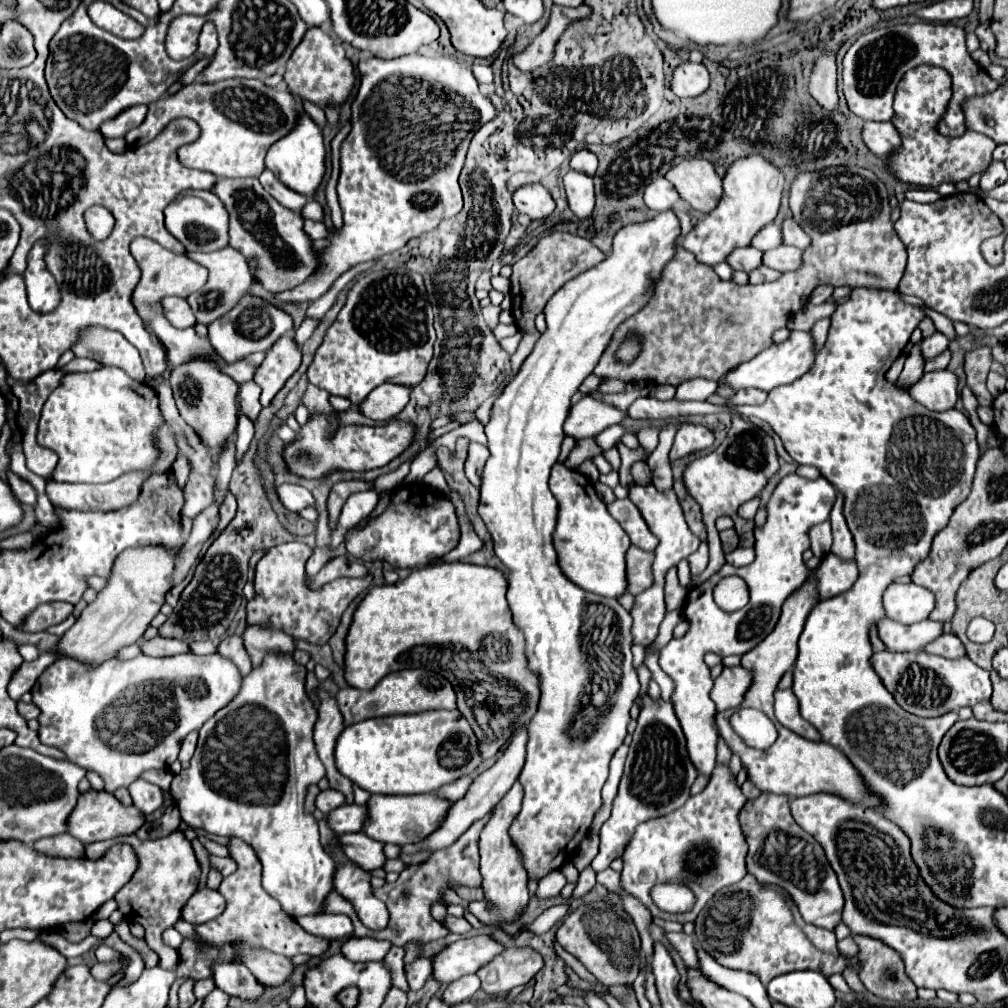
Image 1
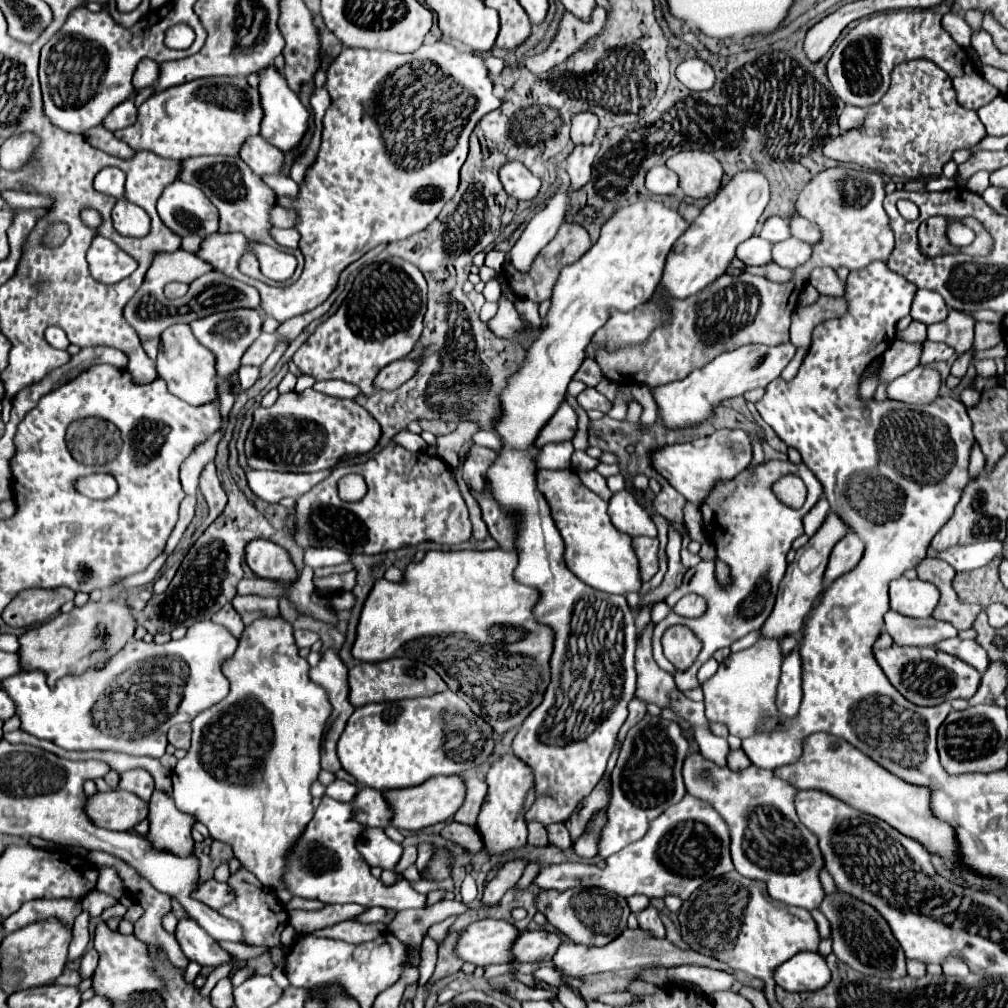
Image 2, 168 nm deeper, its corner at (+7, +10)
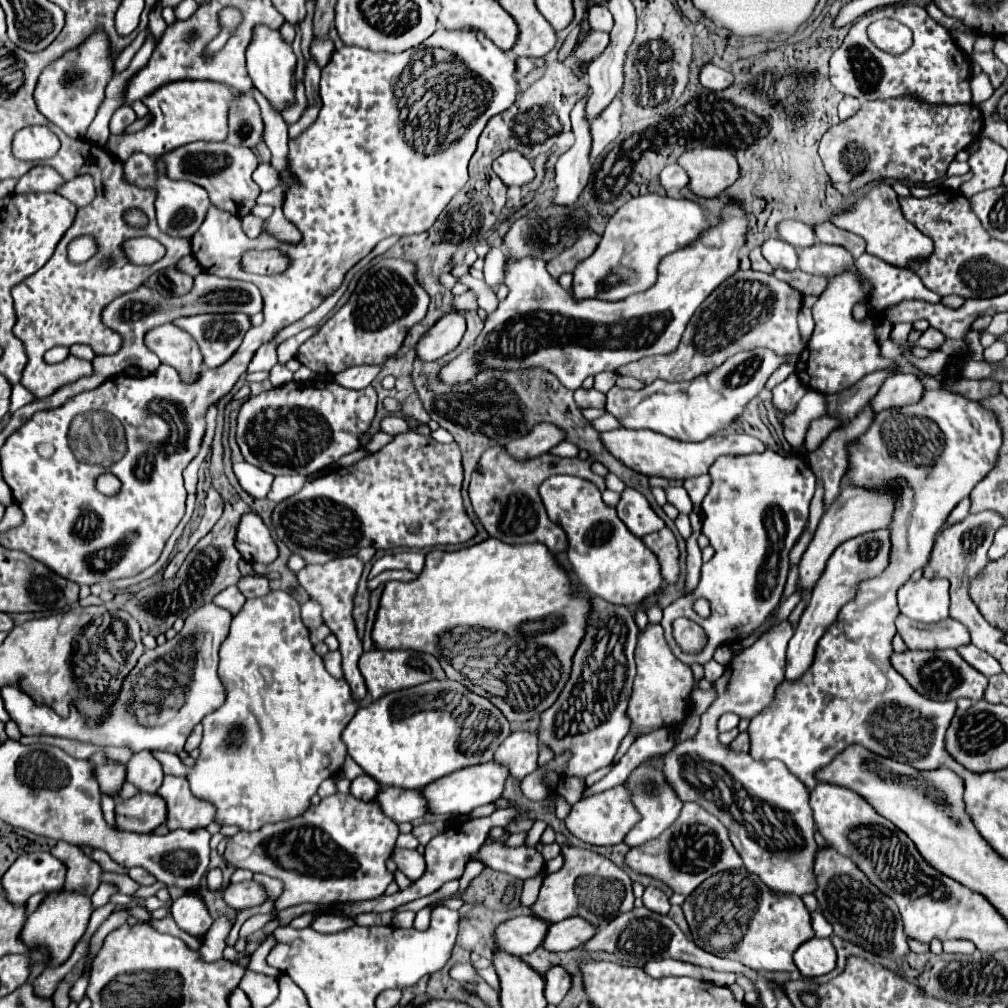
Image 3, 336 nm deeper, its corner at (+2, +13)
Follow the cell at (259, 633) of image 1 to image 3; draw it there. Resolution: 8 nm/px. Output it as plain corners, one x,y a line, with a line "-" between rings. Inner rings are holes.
246,575
238,581
238,589
244,593
246,599
254,599
254,597
262,597
270,591
268,587
268,579
262,575

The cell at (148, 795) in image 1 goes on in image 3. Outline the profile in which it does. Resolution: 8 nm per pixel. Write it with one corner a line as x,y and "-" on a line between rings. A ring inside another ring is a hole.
140,751
132,755
128,761
128,781
136,785
140,791
146,793
156,793
158,787
162,785
162,765
152,757
150,751

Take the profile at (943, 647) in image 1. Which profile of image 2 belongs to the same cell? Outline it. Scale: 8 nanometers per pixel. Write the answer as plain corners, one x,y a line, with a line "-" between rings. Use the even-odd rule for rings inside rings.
947,638
945,642
939,642
935,648
939,648
941,652
947,652
947,654
953,654
953,656
961,658
963,662
975,666
979,672
985,672
987,666
989,666
989,658
987,658
985,650
975,640

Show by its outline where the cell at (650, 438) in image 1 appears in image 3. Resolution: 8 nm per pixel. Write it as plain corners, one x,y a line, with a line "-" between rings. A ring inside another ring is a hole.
490,447
478,461
472,481
468,487
468,495
472,501
472,509
484,529
490,537
496,537
504,543
544,543
554,551
554,555
562,555
568,549
568,539
564,529
556,527
542,505
542,499
538,495
538,487
544,479
552,475
582,475
582,479
592,481
600,491
606,489
604,477
590,471
590,463
594,459
560,459
550,453
540,455
530,461
514,461
504,451
504,447

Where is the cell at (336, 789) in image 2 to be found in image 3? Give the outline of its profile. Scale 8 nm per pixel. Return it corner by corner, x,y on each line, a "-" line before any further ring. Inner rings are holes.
362,775
352,781
352,795
362,801
374,801
380,789
382,789
380,783
376,779
372,779
370,775

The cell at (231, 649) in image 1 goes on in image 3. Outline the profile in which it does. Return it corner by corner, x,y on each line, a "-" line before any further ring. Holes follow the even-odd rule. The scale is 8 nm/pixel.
236,585
234,587
226,587
226,591
220,591
214,597
214,603
220,605
220,607
224,607
224,609
228,609
232,615
236,615
242,609
244,601
246,601
246,597
238,591

